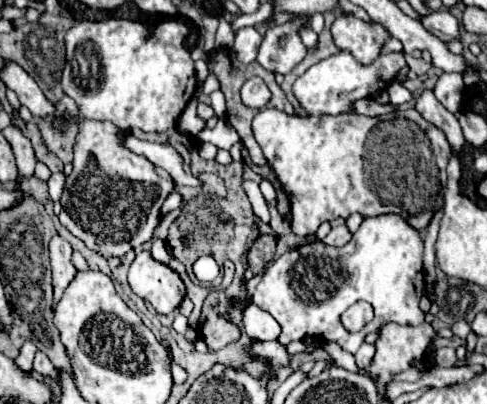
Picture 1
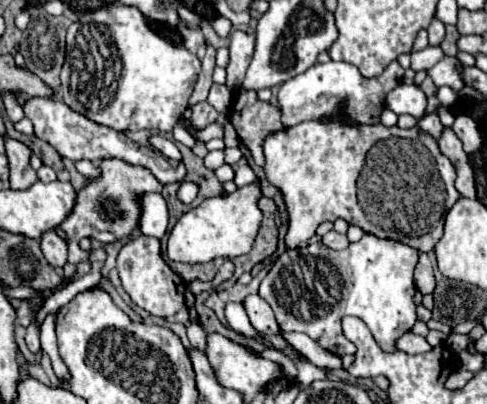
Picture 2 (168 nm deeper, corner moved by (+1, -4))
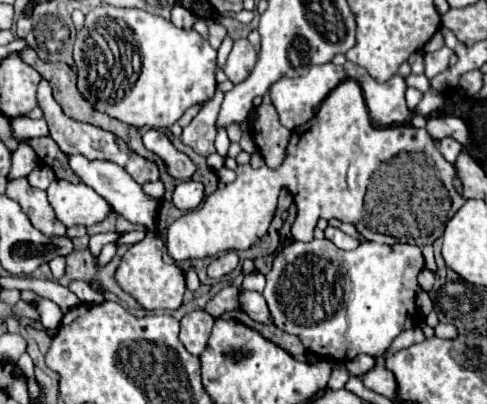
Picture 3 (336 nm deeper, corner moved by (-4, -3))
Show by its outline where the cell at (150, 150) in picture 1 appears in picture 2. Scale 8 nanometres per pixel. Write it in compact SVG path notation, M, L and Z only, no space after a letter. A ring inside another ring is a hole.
M30 97L24 105L24 113L26 117L34 123L34 131L36 131L36 137L50 143L58 153L60 157L64 159L72 159L72 161L78 161L78 159L90 159L90 161L102 161L102 159L122 159L130 165L140 165L140 167L146 167L162 185L168 185L168 183L174 183L174 181L182 181L186 171L182 171L180 167L170 167L170 163L166 161L166 157L162 157L160 153L156 153L154 149L150 147L142 147L134 141L130 141L122 131L114 131L110 127L104 127L104 125L98 125L90 119L86 119L84 115L72 111L70 107L66 107L66 103L58 101L58 99L44 99L44 97Z

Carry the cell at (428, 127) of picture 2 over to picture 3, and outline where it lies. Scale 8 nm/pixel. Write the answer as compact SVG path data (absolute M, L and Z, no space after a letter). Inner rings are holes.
M445 136L445 138L441 138L441 140L437 142L437 148L439 148L439 152L453 164L455 158L457 158L457 154L459 154L459 150L461 150L463 146L461 146L459 142L455 142L453 138Z

